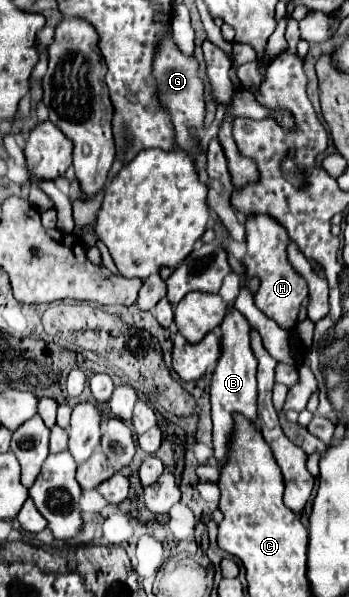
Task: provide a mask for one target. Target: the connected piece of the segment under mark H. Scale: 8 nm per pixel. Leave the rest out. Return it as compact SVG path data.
M253 216L253 220L245 222L245 228L247 228L247 254L243 258L243 264L247 266L247 278L253 276L261 278L261 286L255 292L255 306L265 316L275 320L281 328L293 330L297 328L299 322L301 302L307 298L307 282L287 260L289 236L285 228L279 228L275 220L269 220L269 216Z

